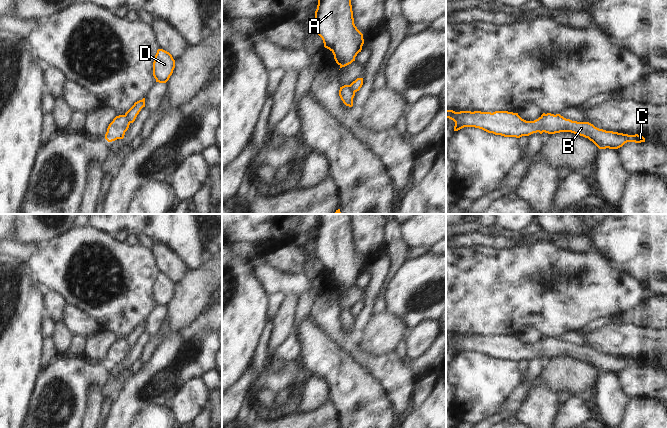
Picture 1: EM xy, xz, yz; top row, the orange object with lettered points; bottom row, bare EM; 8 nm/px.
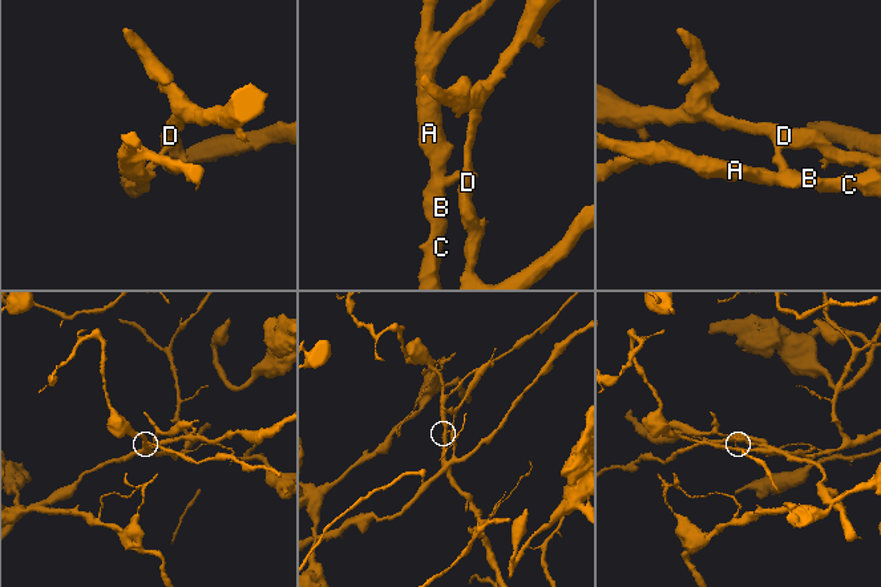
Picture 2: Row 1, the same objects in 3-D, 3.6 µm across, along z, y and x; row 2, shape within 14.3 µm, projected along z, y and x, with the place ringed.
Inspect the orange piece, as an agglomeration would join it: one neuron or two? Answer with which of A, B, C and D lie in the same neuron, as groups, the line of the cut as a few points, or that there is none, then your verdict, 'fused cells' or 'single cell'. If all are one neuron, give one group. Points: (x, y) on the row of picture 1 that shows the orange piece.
A B C / D; cut in xz along (348, 85), (354, 92); fused cells

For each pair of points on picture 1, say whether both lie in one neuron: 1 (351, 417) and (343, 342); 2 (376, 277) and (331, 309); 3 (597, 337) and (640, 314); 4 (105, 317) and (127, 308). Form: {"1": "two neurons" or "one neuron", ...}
{"1": "two neurons", "2": "two neurons", "3": "two neurons", "4": "one neuron"}

